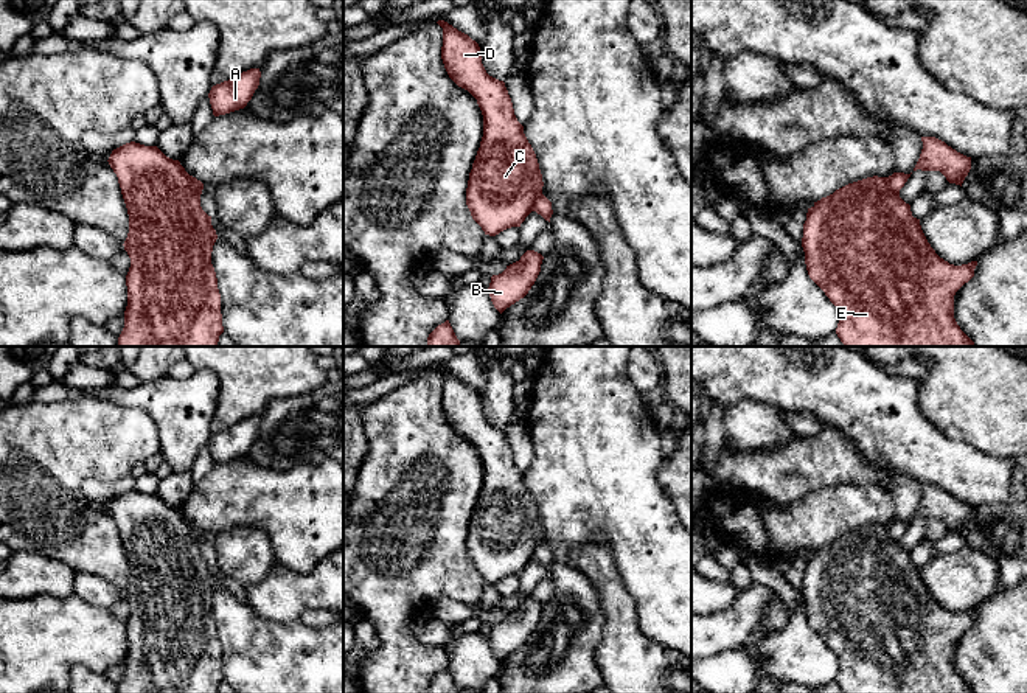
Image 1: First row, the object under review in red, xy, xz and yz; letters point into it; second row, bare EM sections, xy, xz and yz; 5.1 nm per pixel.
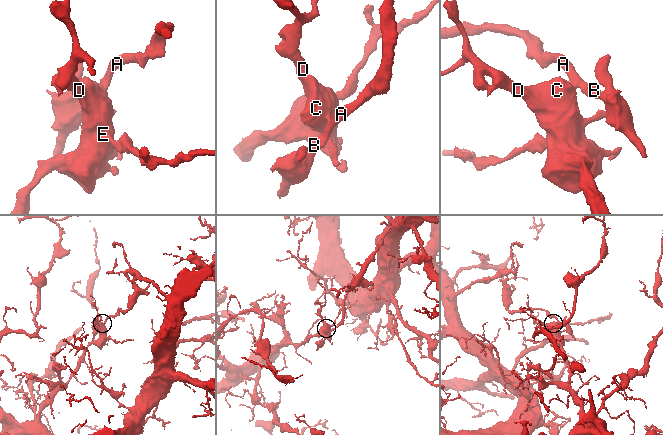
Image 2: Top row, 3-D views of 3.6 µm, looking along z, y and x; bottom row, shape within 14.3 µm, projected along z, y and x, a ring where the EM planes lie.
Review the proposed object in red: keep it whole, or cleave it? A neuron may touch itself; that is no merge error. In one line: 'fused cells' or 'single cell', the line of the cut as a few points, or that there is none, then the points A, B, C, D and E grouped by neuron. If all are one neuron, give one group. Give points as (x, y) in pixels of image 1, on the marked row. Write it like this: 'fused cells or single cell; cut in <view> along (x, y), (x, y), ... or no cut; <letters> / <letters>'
fused cells; cut in xz along (541, 193), (532, 210); A B / C D E

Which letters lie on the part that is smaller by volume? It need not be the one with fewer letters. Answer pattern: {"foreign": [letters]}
{"foreign": ["A", "B"]}

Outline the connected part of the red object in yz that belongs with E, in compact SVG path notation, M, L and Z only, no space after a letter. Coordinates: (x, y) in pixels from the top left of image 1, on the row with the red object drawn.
M867 177L848 183L833 194L822 197L808 208L806 221L803 224L802 247L805 252L805 264L809 278L825 292L830 301L837 308L839 323L836 334L844 346L976 346L974 342L960 329L954 319L954 295L956 292L974 277L977 261L954 266L940 258L928 242L920 219L912 216L910 205L906 204L900 193L889 186L887 177Z

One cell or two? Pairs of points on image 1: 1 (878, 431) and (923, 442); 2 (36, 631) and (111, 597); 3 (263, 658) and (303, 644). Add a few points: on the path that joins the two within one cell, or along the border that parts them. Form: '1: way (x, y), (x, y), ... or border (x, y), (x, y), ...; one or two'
1: way (889, 431), (894, 431), (906, 442), (912, 442); one
2: border (75, 594), (109, 609); two
3: way (272, 658), (289, 658), (294, 653); one

